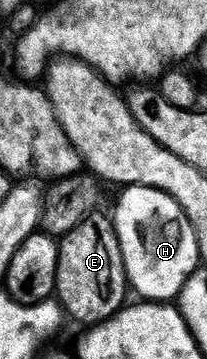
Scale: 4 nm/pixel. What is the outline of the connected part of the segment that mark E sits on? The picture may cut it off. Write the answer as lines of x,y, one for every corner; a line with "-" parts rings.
111,216
87,217
63,238
60,247
60,274
56,284
59,304
65,314
87,327
109,321
125,308
129,300
130,282
122,255
122,243
116,234
116,222

